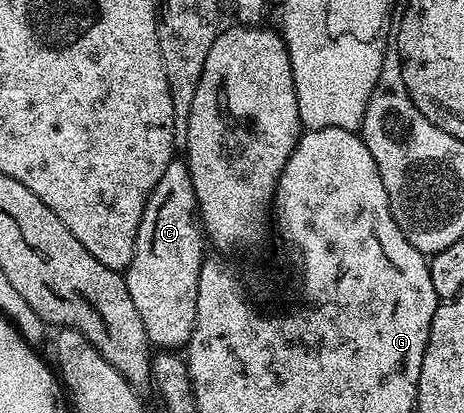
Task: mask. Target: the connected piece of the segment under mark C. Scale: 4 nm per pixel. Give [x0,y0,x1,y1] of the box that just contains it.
[124,160,204,352]

